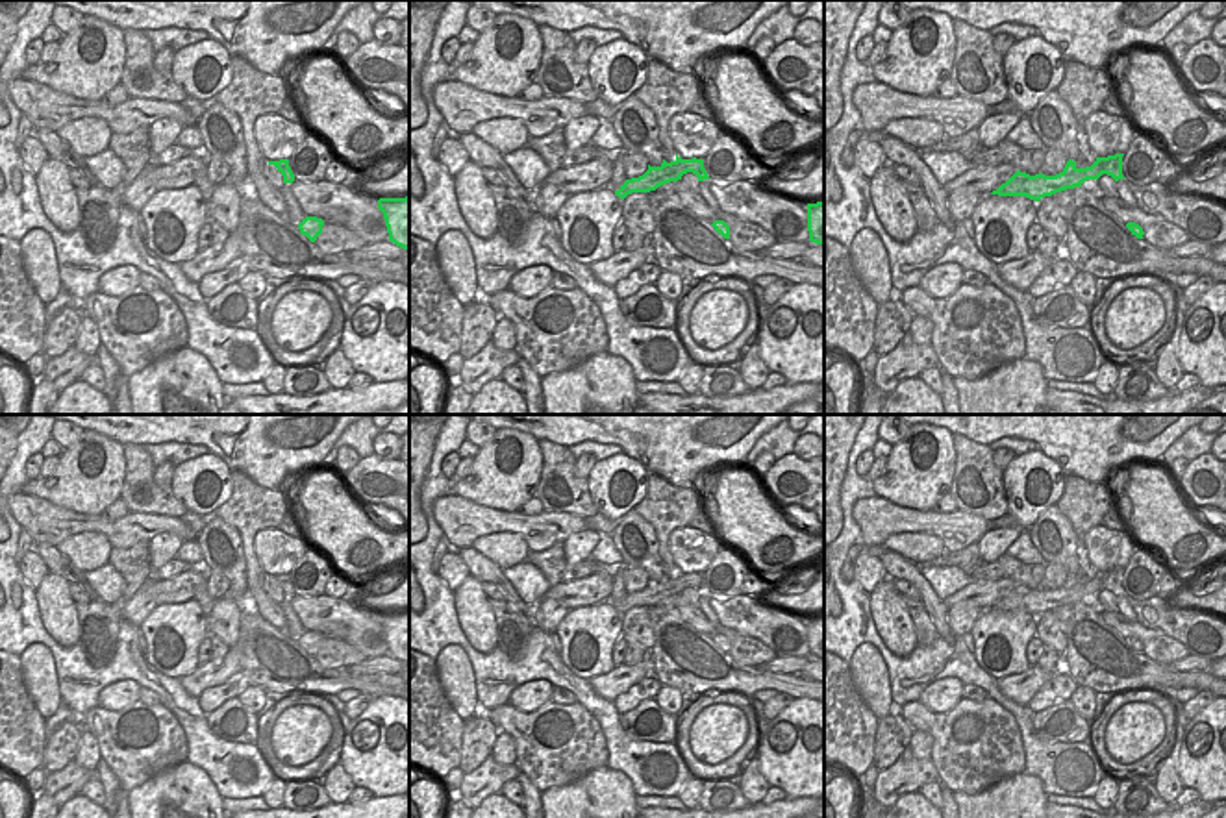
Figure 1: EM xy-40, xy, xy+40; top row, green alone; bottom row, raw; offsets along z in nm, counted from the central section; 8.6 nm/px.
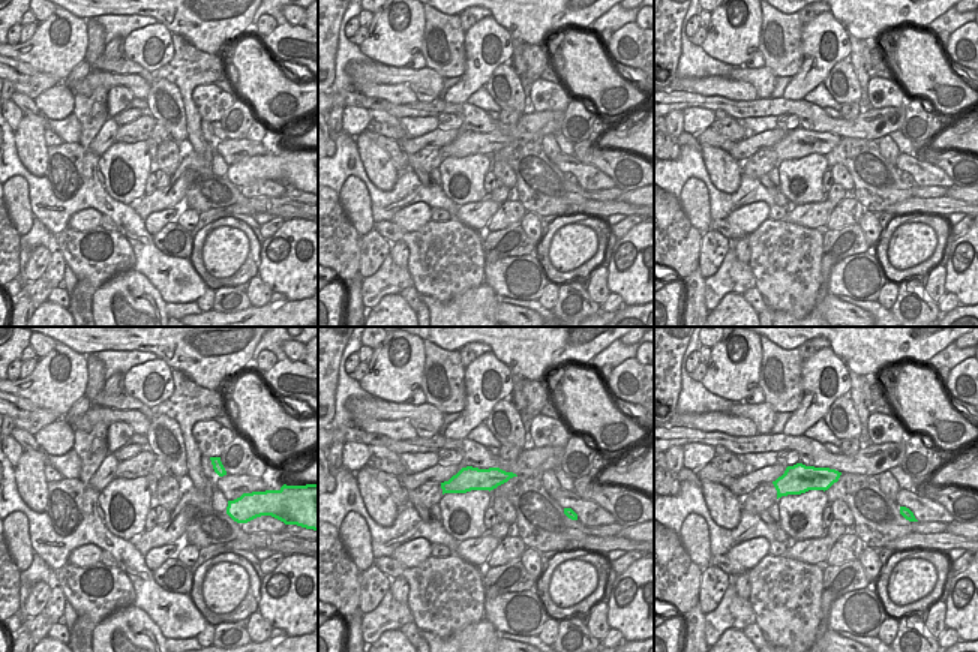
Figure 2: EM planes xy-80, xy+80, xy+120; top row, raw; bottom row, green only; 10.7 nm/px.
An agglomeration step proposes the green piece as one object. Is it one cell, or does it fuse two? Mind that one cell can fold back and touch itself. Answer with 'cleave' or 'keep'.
keep

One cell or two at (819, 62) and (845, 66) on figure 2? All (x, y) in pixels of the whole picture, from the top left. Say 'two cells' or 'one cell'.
two cells

